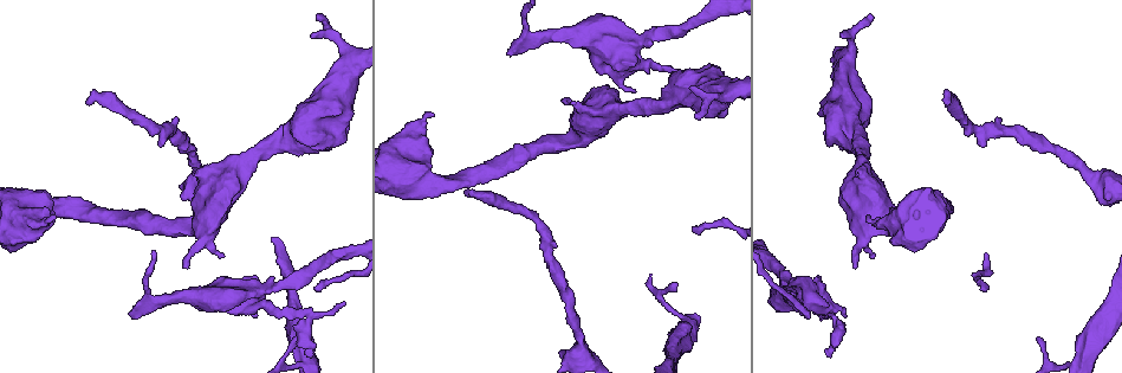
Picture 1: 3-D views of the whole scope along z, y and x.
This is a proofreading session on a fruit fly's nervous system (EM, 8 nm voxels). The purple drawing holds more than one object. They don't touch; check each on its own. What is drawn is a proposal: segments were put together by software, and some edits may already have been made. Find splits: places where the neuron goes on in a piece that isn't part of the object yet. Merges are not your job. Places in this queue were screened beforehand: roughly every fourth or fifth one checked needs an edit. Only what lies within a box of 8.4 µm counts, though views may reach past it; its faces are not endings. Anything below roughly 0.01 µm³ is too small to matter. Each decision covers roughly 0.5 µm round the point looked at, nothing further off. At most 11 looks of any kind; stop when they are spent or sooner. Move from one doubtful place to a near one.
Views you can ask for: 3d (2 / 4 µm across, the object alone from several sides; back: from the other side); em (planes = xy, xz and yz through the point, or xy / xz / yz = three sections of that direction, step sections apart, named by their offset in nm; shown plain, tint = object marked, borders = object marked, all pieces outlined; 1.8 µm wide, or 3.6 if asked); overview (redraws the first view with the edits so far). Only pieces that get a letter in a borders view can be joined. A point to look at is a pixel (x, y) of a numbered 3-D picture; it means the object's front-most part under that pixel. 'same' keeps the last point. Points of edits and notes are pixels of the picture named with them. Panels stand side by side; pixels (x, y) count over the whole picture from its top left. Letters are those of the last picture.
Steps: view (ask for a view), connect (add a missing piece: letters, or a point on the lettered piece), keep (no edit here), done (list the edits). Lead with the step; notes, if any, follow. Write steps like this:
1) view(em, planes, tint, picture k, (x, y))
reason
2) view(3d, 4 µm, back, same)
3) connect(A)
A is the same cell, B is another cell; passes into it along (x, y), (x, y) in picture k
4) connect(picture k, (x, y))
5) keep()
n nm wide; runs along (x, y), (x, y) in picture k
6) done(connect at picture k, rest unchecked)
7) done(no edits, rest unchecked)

view(em, xy, step 4, borders, picture 1, (86, 100))
end of a long branch

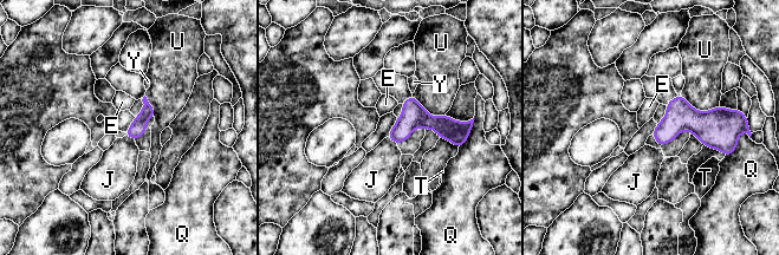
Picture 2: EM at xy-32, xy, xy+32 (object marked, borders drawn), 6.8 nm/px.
keep()
E, J, Q, T, U and Y are other cells; border along (387, 137), (396, 144) in picture 2; no lettered piece goes on from it

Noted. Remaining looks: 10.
view(em, planes, borders, picture 1, (636, 91))
an open end

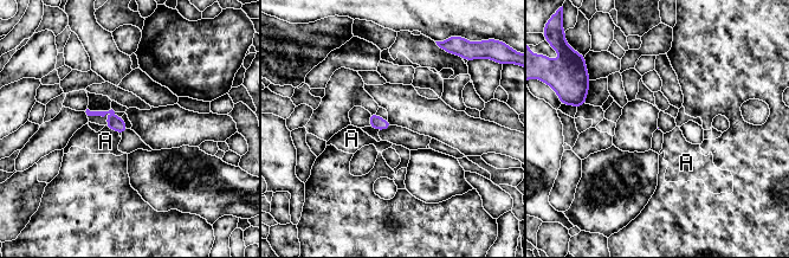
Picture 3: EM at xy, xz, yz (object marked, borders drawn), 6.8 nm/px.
keep()
A touches over 120 nm; A is another cell; no lettered piece goes on from it

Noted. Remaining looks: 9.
view(3d, 4 µm, picture 1, (676, 97))
calibre changes

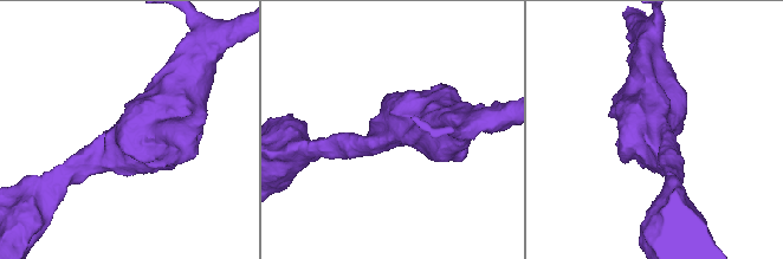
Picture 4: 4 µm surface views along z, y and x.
view(em, 3.6 µm, planes, tint, picture 4, (126, 146))
now the EM

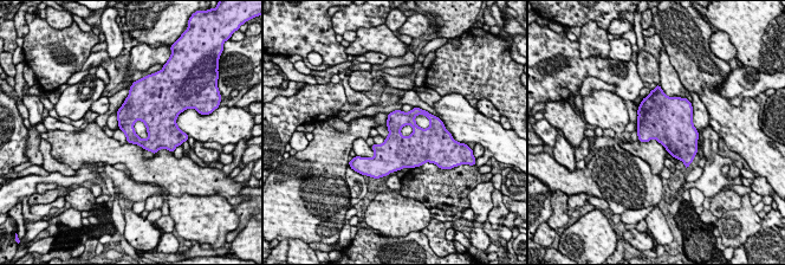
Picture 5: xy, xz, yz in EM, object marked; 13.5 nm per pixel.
view(em, 3.6 µm, planes, borders, same)
see the neighbours

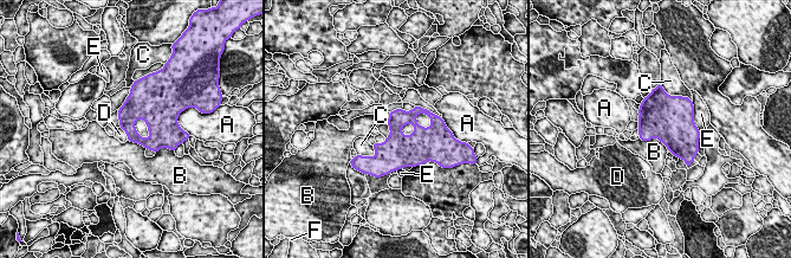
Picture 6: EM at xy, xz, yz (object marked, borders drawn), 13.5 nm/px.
keep()
A, B, C, D, E and F are other cells; no lettered piece goes on from it

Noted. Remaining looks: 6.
view(em, 3.6 µm, planes, borders, picture 1, (424, 181))
thick turns thin

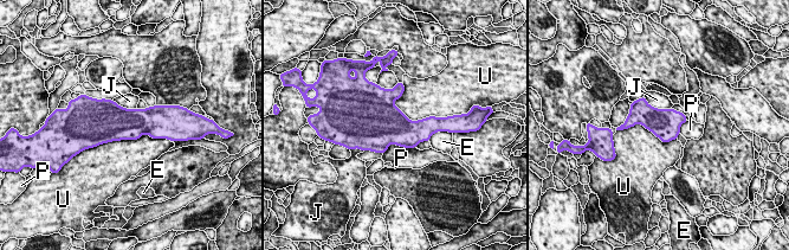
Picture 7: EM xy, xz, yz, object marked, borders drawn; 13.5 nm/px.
keep()
U touches over 1000 nm; E, J, P and U are other cells; border along (168, 139), (142, 134), (96, 147) in picture 7; no lettered piece goes on from it

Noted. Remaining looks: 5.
view(3d, 4 µm, back, picture 1, (807, 312))
branch stops here

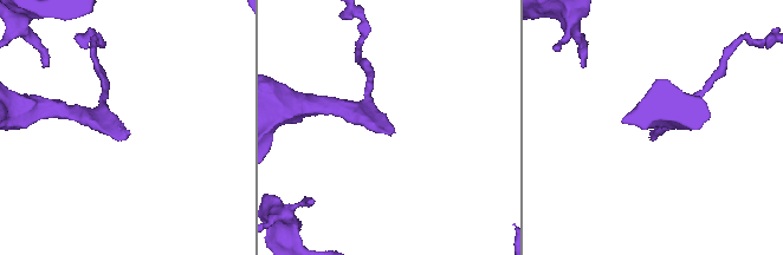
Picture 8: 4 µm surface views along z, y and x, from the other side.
view(em, xz, step 16, borders, picture 8, (652, 136))

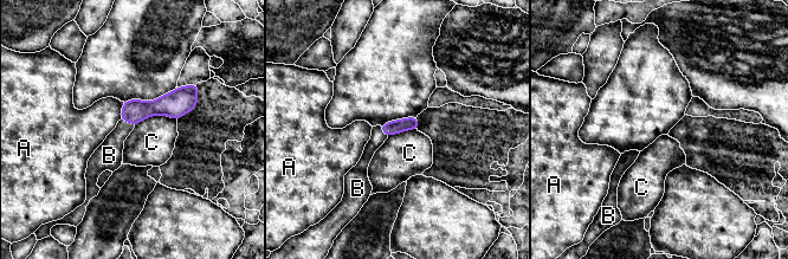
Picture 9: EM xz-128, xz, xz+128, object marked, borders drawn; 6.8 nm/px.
view(em, planes, borders, same)
cut it another way

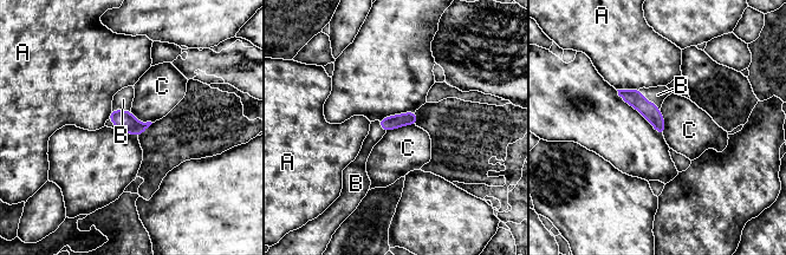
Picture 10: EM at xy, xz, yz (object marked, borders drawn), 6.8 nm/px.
connect(B)
B is the same cell, A and C are other cells; it goes on there

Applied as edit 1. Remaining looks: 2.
done(connect at picture 10, rest unchecked)

